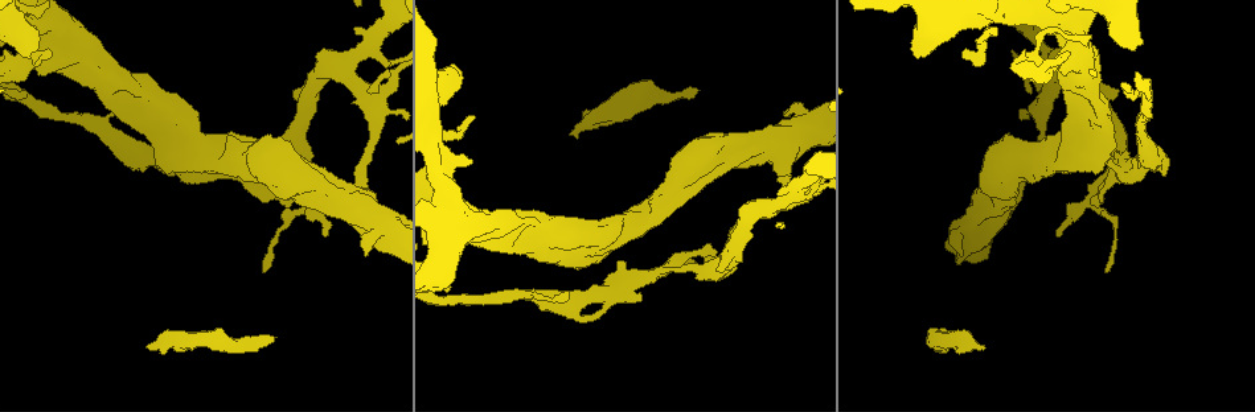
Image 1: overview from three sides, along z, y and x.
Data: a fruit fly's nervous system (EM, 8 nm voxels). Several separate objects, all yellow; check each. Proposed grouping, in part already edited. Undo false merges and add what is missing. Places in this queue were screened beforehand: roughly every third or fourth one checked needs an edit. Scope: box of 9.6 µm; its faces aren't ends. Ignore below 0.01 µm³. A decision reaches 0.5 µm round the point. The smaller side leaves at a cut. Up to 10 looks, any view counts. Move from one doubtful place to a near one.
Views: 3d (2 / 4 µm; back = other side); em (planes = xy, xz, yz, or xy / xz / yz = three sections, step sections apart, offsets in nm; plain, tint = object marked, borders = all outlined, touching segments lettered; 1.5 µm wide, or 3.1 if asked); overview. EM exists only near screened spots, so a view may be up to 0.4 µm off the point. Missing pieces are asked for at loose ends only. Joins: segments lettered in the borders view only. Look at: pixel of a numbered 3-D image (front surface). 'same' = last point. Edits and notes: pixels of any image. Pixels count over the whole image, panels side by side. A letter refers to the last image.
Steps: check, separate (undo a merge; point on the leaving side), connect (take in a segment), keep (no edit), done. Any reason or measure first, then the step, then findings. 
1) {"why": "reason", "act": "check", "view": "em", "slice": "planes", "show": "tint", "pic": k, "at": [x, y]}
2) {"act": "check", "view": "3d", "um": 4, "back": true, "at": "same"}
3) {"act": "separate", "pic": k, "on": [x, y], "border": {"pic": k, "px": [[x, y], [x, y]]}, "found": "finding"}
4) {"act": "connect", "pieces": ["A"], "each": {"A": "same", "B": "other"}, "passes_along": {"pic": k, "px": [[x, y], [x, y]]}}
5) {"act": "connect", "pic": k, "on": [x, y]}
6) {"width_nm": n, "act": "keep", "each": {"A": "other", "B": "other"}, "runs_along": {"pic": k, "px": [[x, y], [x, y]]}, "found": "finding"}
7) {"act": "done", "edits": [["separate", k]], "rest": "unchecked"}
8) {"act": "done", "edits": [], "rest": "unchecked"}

{"why": "stops while still wide", "act": "check", "view": "3d", "um": 4, "pic": 1, "at": [578, 137]}

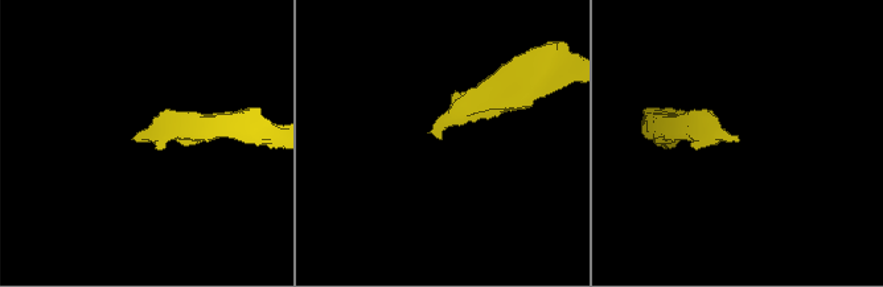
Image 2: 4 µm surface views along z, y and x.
{"why": "need the tissue", "act": "check", "view": "em", "um": 3.1, "slice": "planes", "show": "borders", "pic": 2, "at": [145, 140]}

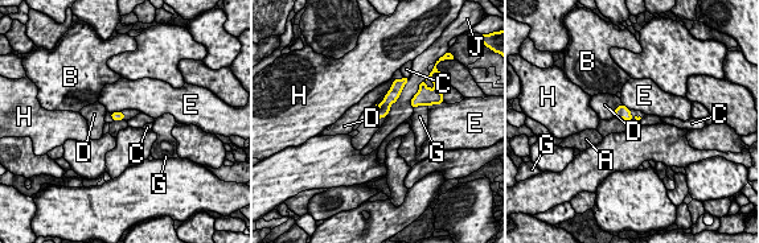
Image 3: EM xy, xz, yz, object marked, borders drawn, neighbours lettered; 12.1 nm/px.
{"act": "keep", "each": {"A": "other", "B": "other", "C": "other", "D": "other", "E": "other", "G": "other", "H": "other", "J": "other"}, "border": {"pic": 3, "px": [[406, 83], [386, 115]]}, "found": "none of them fits"}

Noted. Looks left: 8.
{"why": "an open end", "act": "check", "view": "em", "slice": "planes", "show": "borders", "pic": 1, "at": [163, 172]}

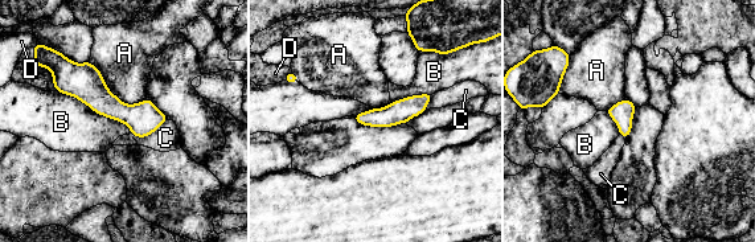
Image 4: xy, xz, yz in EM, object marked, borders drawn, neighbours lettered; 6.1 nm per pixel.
{"longest_contact_nm": ["B", 550], "act": "keep", "each": {"A": "other", "B": "other", "C": "other", "D": "other"}, "found": "none of them fits"}

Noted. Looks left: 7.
{"why": "an open end", "act": "check", "view": "3d", "um": 2, "back": true, "pic": 1, "at": [365, 255]}

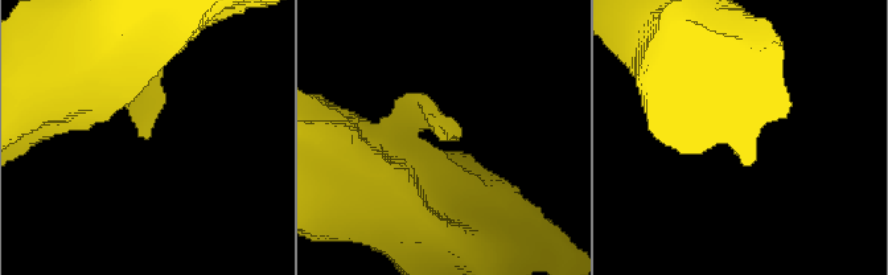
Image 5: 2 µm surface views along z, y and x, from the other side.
{"act": "check", "view": "em", "slice": "planes", "show": "borders", "pic": 5, "at": [443, 140]}

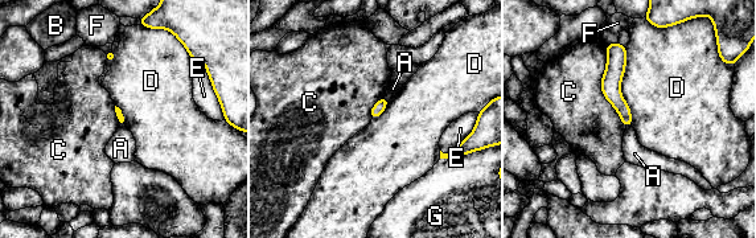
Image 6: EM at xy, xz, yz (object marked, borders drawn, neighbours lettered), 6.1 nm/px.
{"act": "keep", "each": {"A": "other", "B": "other", "C": "other", "D": "other", "E": "other", "F": "other", "G": "other"}, "runs_along": {"pic": 6, "px": [[609, 46], [613, 95], [628, 122]]}, "found": "none of them fits"}

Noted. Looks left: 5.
{"why": "branch stops here", "act": "check", "view": "em", "slice": "planes", "show": "borders", "pic": 1, "at": [273, 337]}

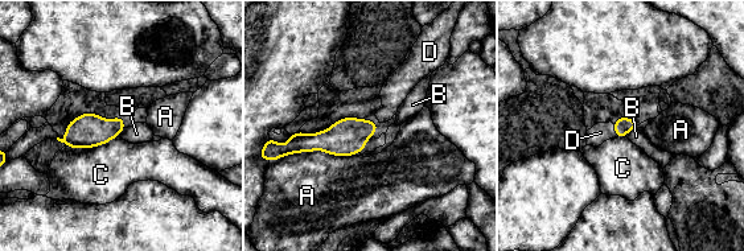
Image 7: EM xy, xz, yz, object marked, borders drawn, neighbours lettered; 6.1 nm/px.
{"act": "connect", "pieces": ["D"], "each": {"A": "other", "B": "other", "C": "other", "D": "same"}, "passes_along": {"pic": 7, "px": [[623, 126], [615, 130], [600, 132]]}, "found": "the neuron continues"}

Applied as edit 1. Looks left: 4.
{"act": "done", "edits": [["connect", 7]], "rest": "unchecked"}

